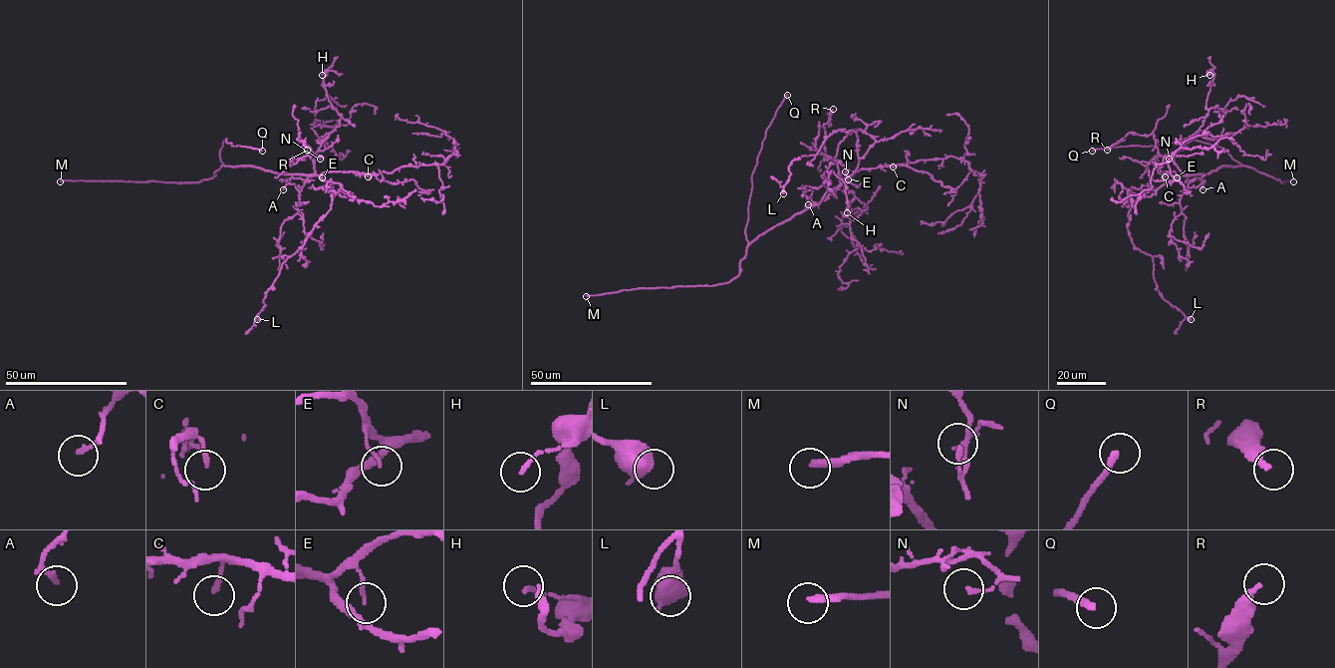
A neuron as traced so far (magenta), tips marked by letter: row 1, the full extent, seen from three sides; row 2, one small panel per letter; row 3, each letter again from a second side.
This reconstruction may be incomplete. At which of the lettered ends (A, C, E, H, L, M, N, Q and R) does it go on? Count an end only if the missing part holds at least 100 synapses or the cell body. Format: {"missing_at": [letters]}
{"missing_at": ["Q"]}

